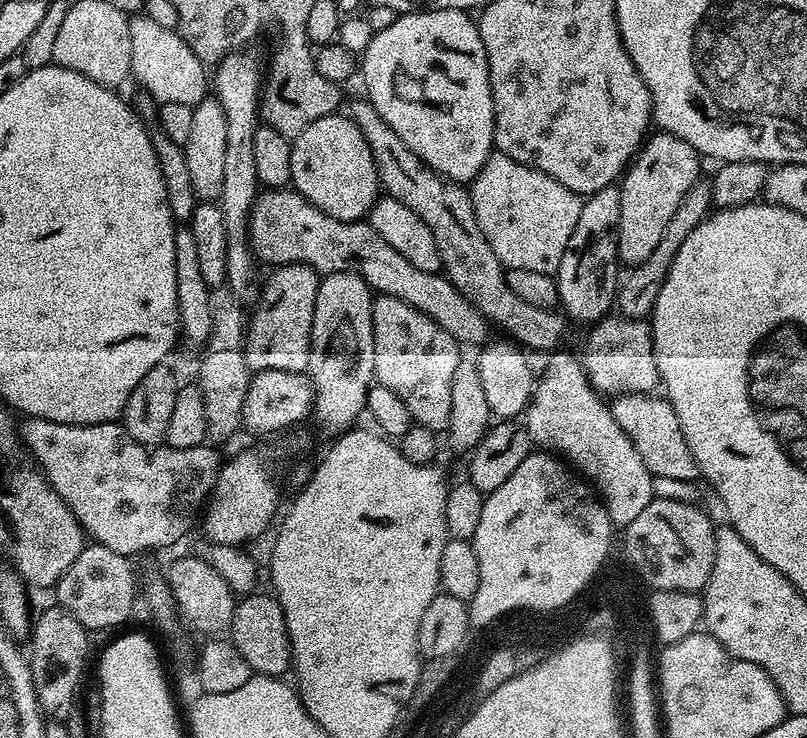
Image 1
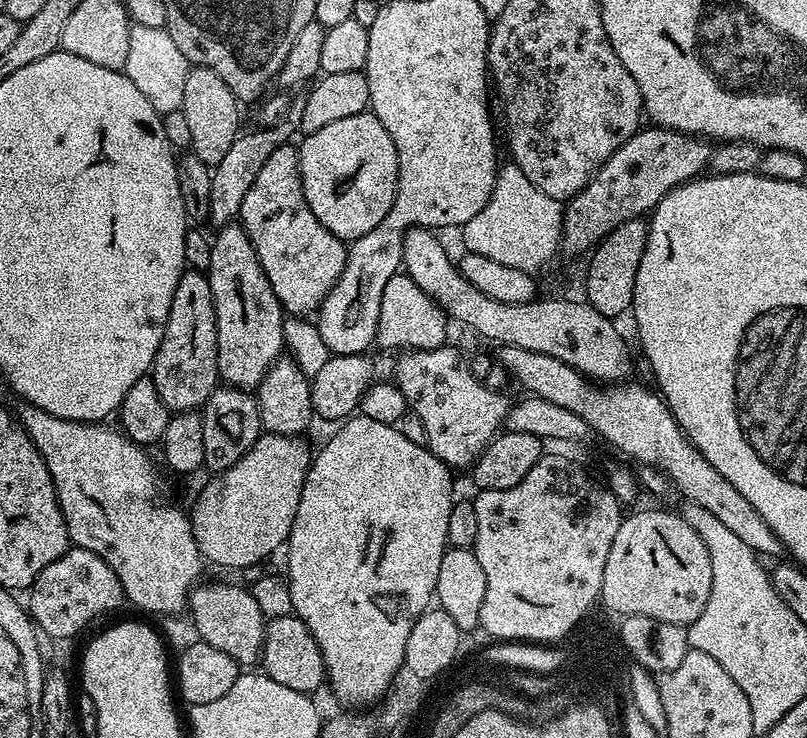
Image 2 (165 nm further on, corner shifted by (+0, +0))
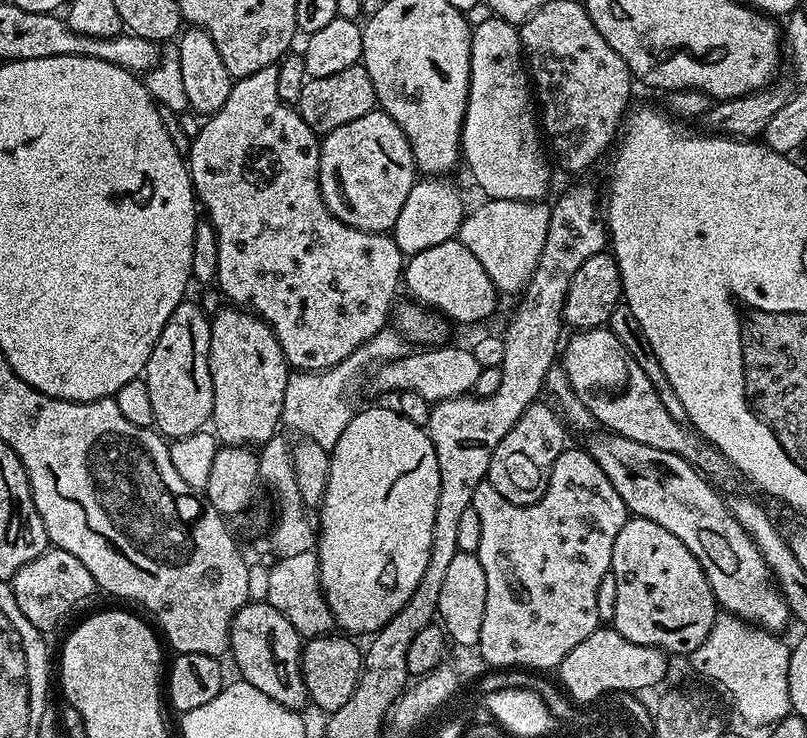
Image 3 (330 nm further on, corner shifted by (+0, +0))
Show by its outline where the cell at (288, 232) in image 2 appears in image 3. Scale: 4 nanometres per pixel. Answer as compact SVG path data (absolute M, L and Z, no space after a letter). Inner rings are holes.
M276 64L266 66L249 76L239 77L233 83L229 97L216 113L204 120L202 130L191 137L191 148L186 155L188 173L192 176L192 187L196 189L196 199L208 211L207 223L211 224L218 238L218 287L224 294L225 301L251 310L265 320L274 330L278 342L293 369L301 372L323 372L332 370L336 364L342 364L348 355L358 346L370 339L389 323L390 313L394 308L392 299L396 296L404 275L406 257L400 252L391 235L379 232L363 232L354 226L346 226L330 214L326 202L320 193L320 142L321 137L300 117L293 105L285 104L278 98L278 67Z

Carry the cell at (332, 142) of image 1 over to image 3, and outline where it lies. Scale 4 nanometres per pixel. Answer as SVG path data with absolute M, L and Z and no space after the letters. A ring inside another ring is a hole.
M367 112L362 114L362 118L354 118L354 122L346 122L346 126L338 126L338 130L323 133L320 142L320 193L330 214L346 222L346 226L354 226L363 232L391 233L406 196L417 181L418 169L410 142L406 134L402 134L398 122L384 112Z

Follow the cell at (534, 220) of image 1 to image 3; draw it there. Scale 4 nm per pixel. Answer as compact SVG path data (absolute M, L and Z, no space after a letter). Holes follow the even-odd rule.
M491 198L483 201L476 209L469 211L461 222L458 239L464 243L466 250L482 262L482 270L490 274L497 293L516 292L523 293L528 287L530 278L538 266L538 258L542 258L542 245L546 242L546 230L550 230L551 207L547 203L538 200L493 200Z

